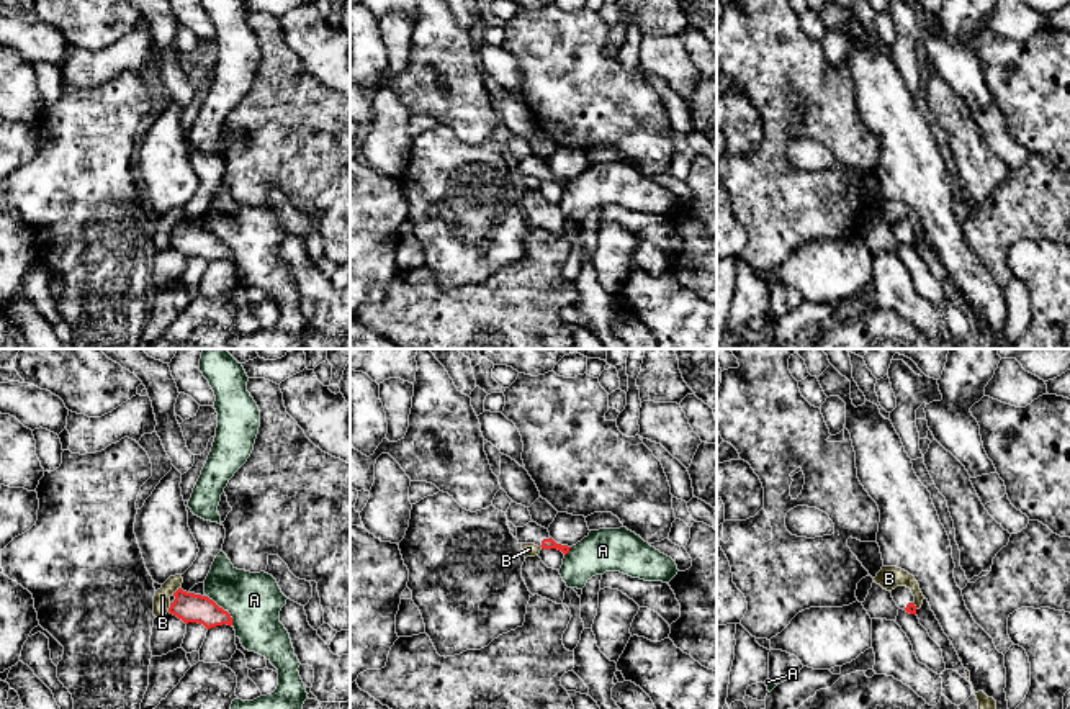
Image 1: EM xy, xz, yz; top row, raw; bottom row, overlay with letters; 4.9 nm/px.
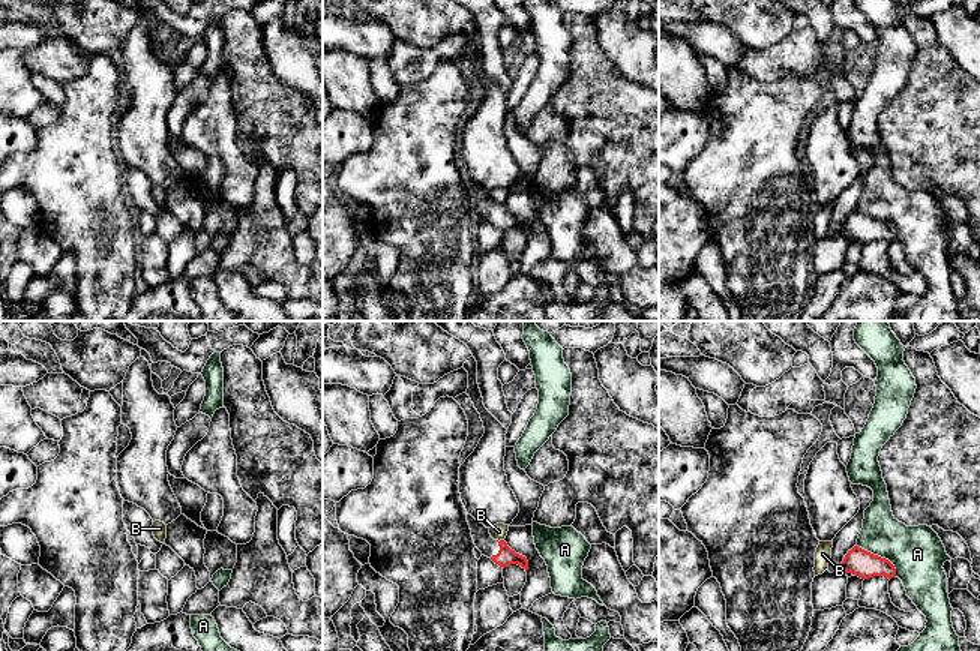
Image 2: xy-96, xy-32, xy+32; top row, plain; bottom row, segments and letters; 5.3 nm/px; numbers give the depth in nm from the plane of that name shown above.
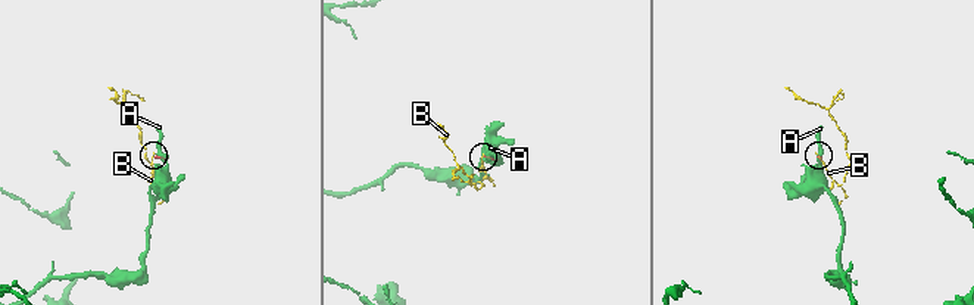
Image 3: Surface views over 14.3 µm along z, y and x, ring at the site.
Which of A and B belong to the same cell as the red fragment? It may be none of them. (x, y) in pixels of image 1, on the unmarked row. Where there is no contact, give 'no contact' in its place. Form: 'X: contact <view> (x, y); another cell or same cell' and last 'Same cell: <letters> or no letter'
A: contact xy (221, 241); another cell
B: contact xy (169, 241); another cell
Same cell: no letter

